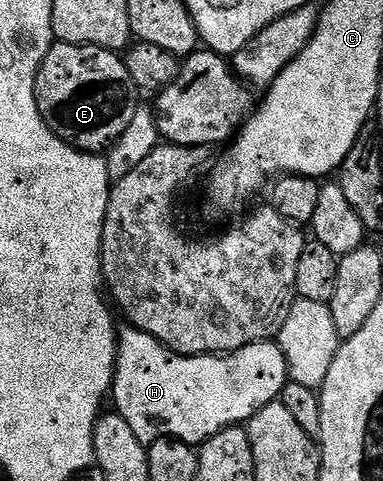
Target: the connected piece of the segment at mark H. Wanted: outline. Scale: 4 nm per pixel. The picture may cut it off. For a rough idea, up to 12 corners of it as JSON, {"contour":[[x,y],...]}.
{"contour":[[124,325],[110,399],[199,445],[289,381],[279,342],[180,355]]}

